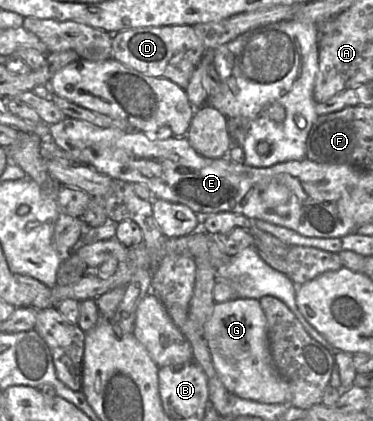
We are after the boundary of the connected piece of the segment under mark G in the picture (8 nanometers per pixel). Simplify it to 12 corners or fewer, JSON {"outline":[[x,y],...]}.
{"outline":[[258,299],[215,303],[204,333],[230,394],[289,403]]}

